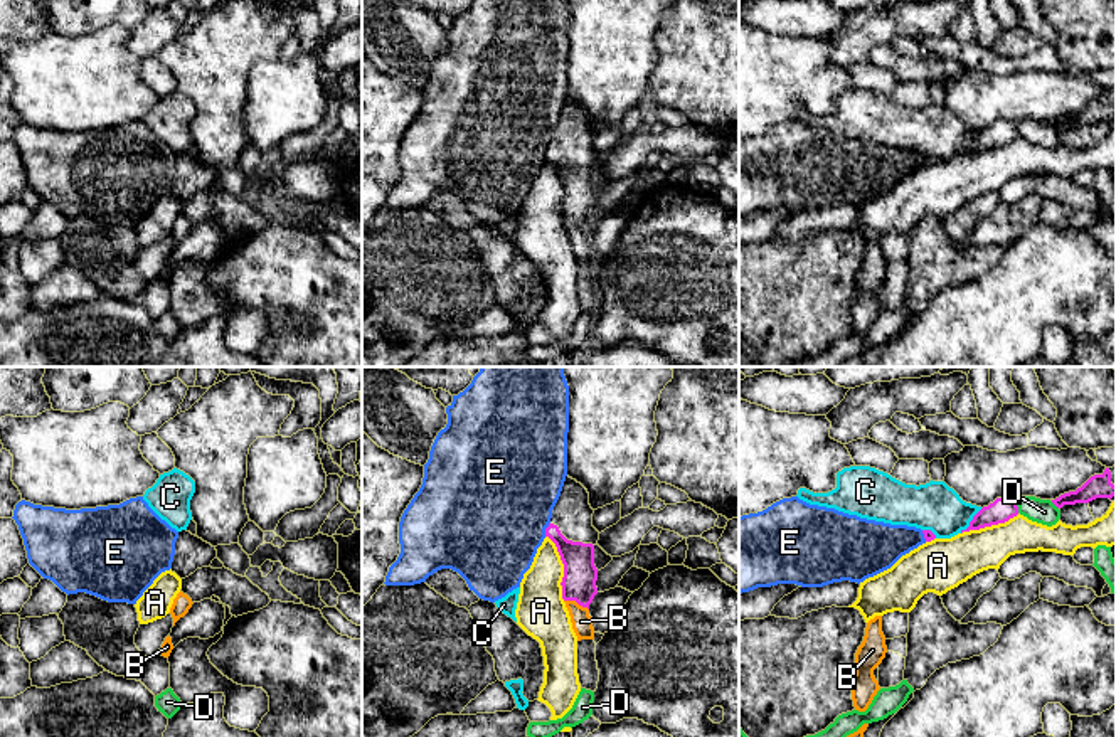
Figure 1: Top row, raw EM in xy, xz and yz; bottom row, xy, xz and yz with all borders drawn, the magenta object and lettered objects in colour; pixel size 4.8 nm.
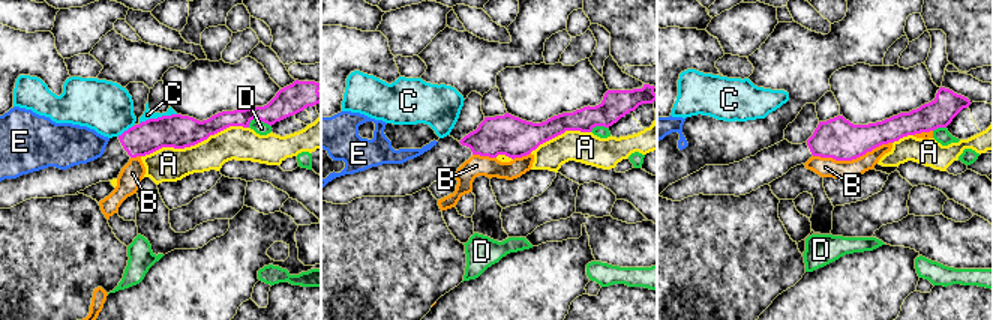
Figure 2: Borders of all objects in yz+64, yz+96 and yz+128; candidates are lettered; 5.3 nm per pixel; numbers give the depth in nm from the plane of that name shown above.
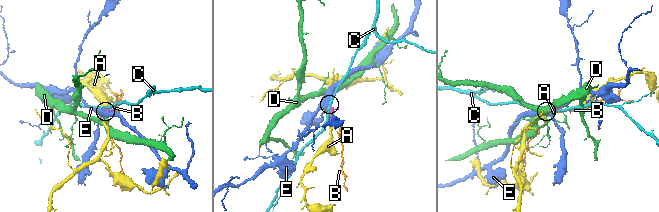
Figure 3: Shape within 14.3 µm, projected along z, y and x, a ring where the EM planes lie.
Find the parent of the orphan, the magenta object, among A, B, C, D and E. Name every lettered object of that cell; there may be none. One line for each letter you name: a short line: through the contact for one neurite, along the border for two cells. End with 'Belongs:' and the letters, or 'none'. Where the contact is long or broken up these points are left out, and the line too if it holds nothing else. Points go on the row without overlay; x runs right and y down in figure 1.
Belongs: none

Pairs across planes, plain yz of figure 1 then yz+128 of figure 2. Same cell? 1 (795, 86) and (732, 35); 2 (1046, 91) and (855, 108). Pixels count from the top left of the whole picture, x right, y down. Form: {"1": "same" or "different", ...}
{"1": "different", "2": "same"}

